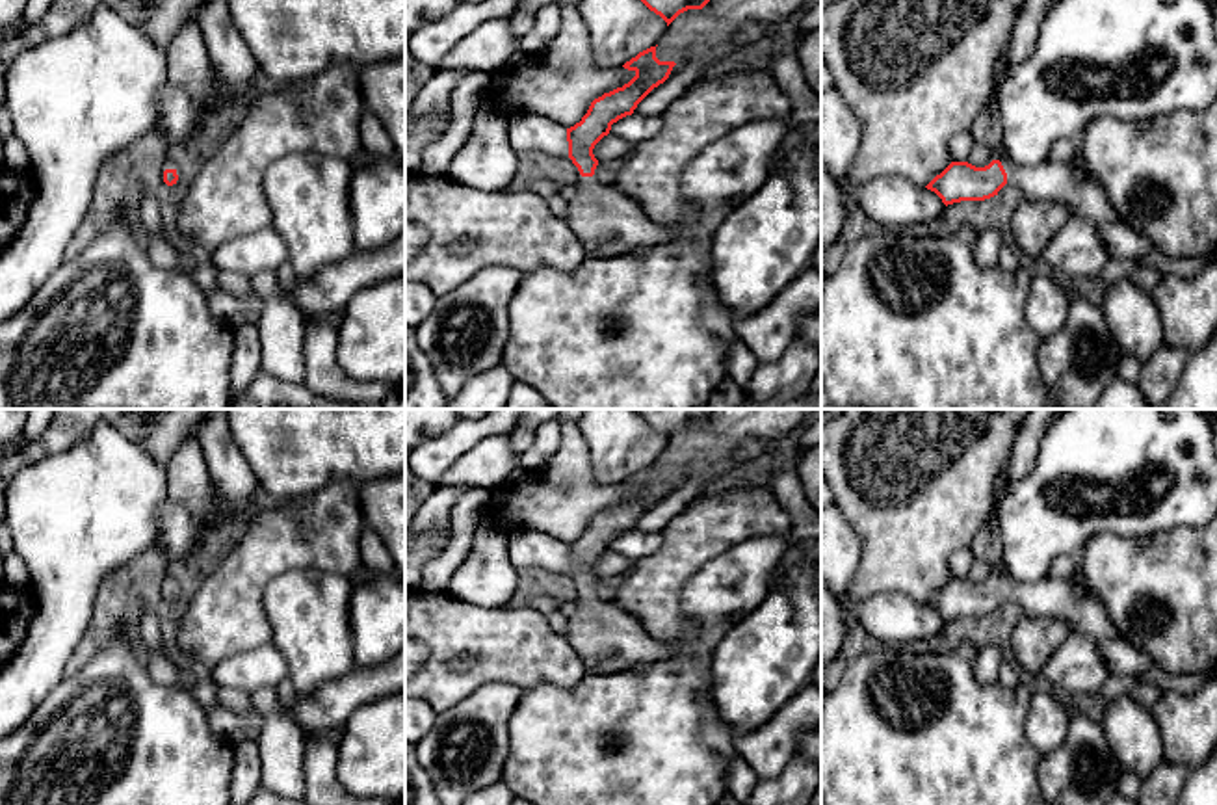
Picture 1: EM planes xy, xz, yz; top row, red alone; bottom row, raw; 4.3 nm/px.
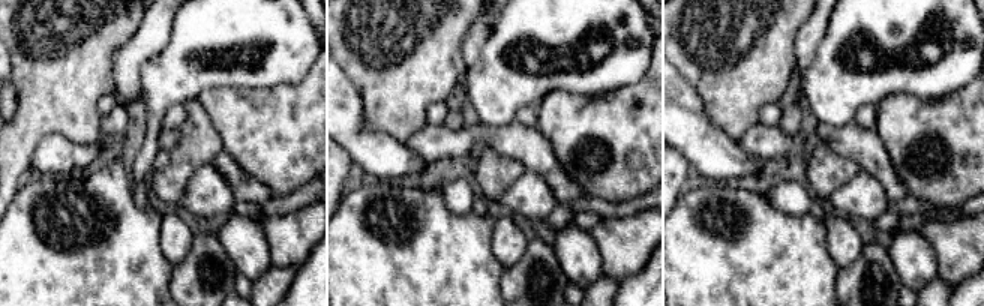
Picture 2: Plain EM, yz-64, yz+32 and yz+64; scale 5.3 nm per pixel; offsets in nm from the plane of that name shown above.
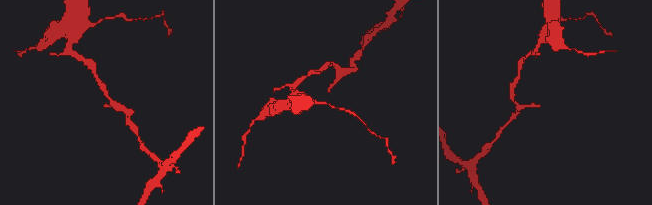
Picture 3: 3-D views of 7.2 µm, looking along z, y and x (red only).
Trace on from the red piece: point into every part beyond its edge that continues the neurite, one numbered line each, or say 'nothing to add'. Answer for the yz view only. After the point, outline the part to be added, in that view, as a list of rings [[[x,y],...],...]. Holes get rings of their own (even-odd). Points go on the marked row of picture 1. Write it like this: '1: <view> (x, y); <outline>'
1: yz (1050, 181); [[[1011,160],[1001,162],[1007,184],[1033,201],[1059,201],[1074,216],[1091,221],[1106,242],[1111,258],[1141,258],[1154,251],[1154,245],[1130,229],[1115,212],[1111,201],[1098,182],[1089,180],[1065,162],[1046,160],[1024,167]]]

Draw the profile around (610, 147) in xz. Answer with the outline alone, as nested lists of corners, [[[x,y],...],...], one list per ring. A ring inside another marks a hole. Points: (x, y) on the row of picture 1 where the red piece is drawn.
[[[608,134],[604,136],[593,149],[595,158],[600,162],[611,162],[611,160],[624,160],[628,152],[632,151],[632,145],[628,145],[624,139]]]

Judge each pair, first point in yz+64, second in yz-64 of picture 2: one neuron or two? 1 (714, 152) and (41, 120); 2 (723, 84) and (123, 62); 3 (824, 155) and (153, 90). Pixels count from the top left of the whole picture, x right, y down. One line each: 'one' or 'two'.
1: two
2: two
3: two

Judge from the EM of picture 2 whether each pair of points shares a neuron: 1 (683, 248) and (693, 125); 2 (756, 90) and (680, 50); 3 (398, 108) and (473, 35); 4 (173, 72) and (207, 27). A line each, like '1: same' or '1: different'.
1: different
2: same
3: different
4: same

